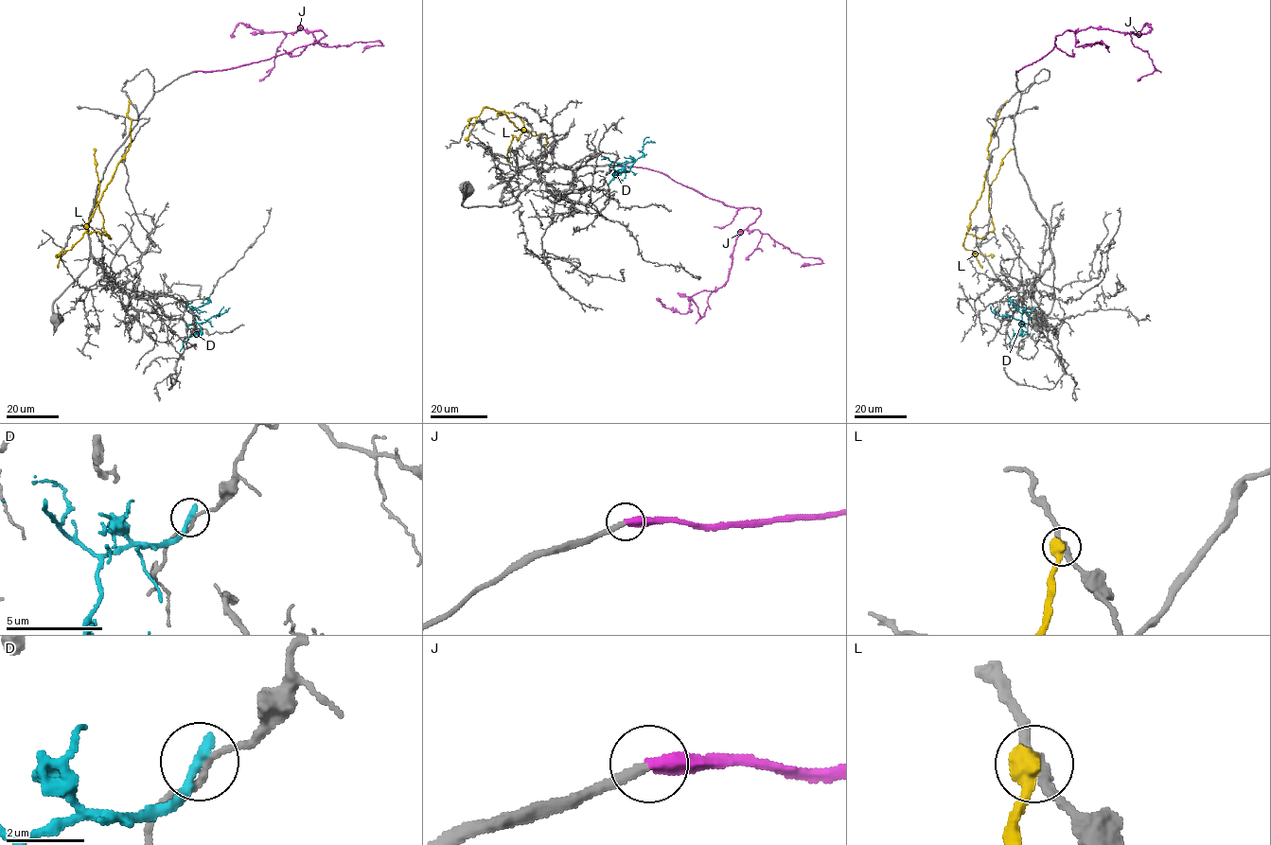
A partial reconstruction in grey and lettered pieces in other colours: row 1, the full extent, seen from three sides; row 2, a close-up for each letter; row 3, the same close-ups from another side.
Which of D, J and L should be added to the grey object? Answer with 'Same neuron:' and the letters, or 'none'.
Same neuron: J

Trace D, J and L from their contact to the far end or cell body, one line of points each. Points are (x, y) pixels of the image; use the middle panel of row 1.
D: (608, 184), (614, 171), (629, 170), (643, 154), (645, 142), (655, 142)
J: (616, 165), (646, 167), (725, 204), (761, 212), (737, 237), (721, 287), (692, 295), (686, 313), (657, 298)
L: (546, 155), (544, 133), (520, 130), (500, 112), (515, 114), (523, 124), (518, 141), (510, 134), (508, 163)

